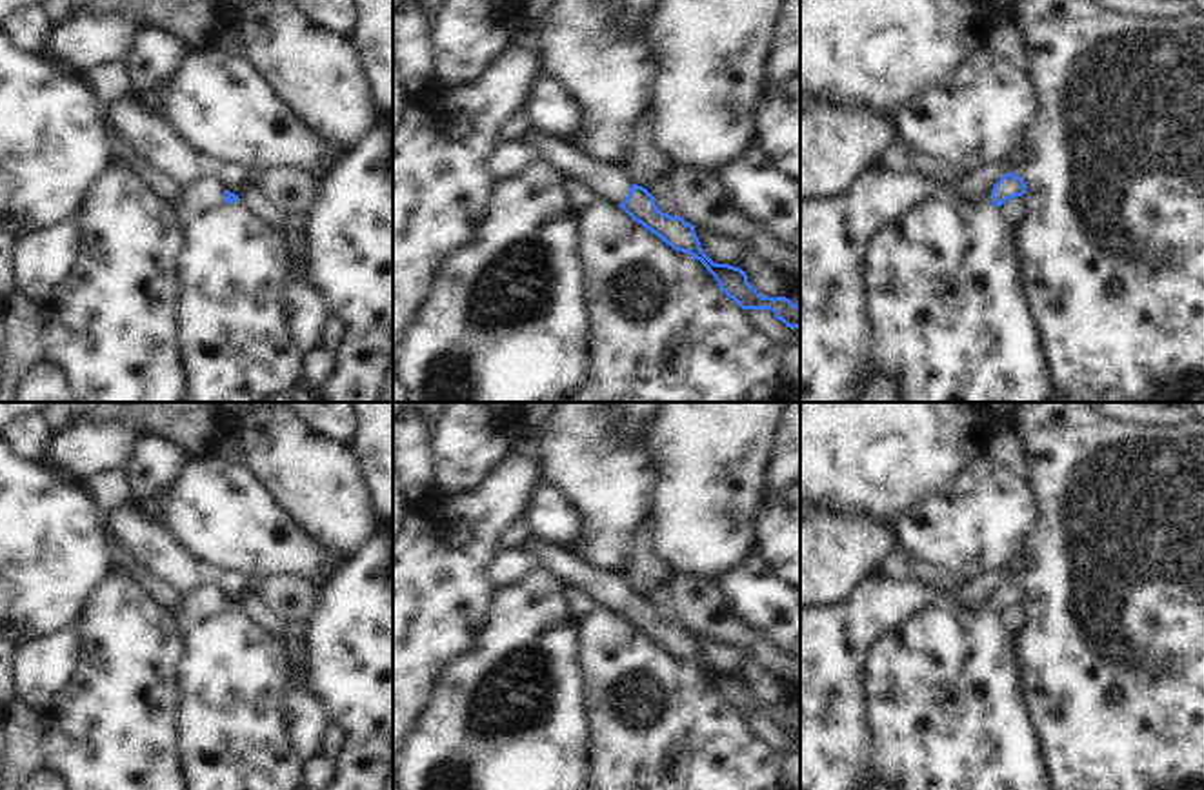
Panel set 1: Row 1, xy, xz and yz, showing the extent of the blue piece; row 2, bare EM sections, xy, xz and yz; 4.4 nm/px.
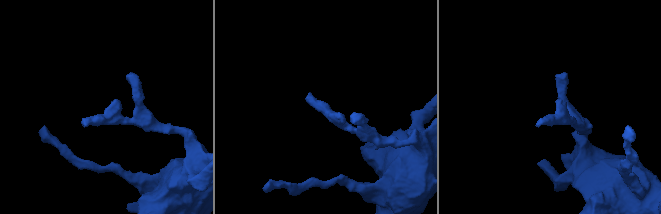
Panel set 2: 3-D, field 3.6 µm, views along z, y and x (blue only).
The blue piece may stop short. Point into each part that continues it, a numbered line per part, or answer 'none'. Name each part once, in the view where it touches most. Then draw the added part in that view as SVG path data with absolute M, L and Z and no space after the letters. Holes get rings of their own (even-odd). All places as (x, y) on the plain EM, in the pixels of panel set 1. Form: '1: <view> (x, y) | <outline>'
1: xz (608, 588) | M533 535L526 537L520 548L562 584L578 588L607 610L620 613L633 593L622 573L591 568L567 548L544 542Z

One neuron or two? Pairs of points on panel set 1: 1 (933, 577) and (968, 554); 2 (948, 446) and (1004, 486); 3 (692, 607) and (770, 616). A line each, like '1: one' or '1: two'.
1: two
2: two
3: two

